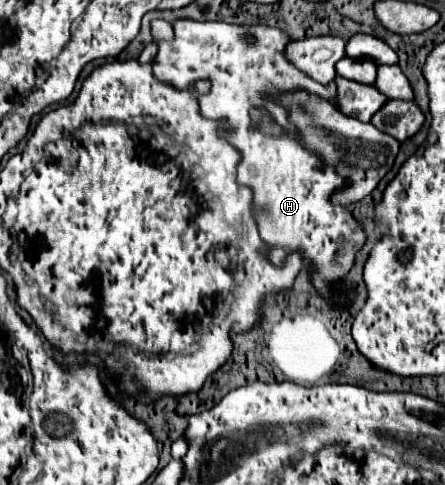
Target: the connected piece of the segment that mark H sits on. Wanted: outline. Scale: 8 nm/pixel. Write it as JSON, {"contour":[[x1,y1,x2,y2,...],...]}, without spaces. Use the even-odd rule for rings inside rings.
{"contour":[[191,18,177,20,173,22,173,40,159,40,157,42,157,56,153,58,153,74,159,80,165,80,167,84,173,84,173,88,185,88,189,90,197,80,209,80,211,90,205,96,199,96,199,112,203,118,211,118,219,122,219,128,231,128,229,134,223,138,233,144,241,152,241,162,239,162,239,172,237,172,237,182,241,186,251,188,253,192,253,204,256,214,258,229,262,240,267,246,261,250,267,260,273,266,283,266,285,258,293,252,301,252,301,258,311,266,311,284,317,290,317,294,329,304,337,308,349,308,353,304,351,296,343,288,343,284,349,280,349,272,355,264,355,254,357,250,363,248,367,234,363,226,353,218,351,210,347,206,339,206,331,202,331,196,349,186,349,180,337,174,337,168,325,164,315,152,307,150,301,146,297,128,289,124,289,114,287,108,275,102,275,96,295,92,295,90,305,90,321,100,331,102,337,108,337,86,335,82,329,82,327,86,319,84,317,80,309,78,305,72,295,68,287,58,285,58,285,48,293,38,267,24,229,24,221,20,205,20,197,22],[251,108,265,108,269,116,281,126,279,136,265,134,257,124,251,122,249,110]]}

